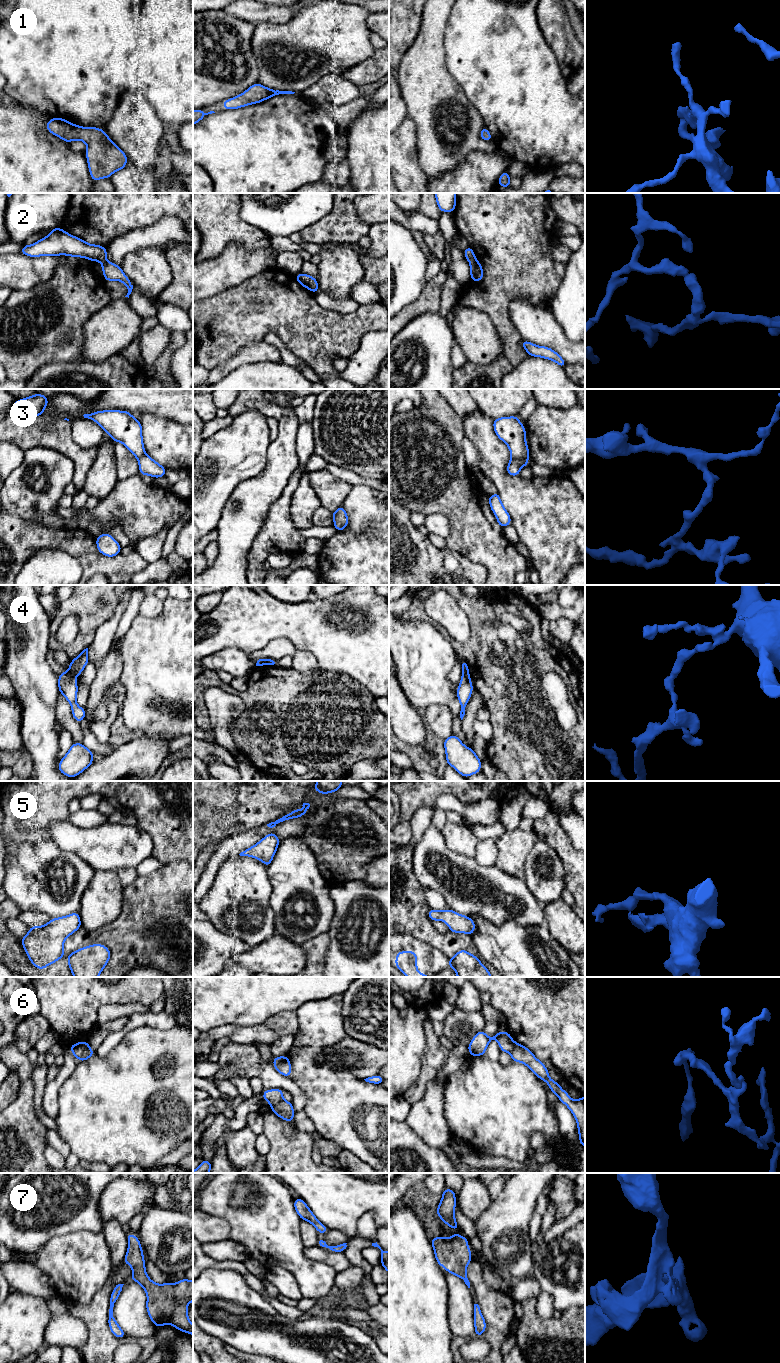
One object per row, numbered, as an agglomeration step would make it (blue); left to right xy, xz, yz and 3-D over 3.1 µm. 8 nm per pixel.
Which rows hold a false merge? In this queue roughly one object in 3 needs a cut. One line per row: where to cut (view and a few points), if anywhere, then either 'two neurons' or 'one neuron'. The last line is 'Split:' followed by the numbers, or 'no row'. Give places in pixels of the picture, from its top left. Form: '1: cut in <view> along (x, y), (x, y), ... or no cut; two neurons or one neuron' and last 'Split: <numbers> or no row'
1: cut in xy along (81, 126), (78, 139); two neurons
2: no cut; one neuron
3: cut in yz along (527, 455), (511, 458); two neurons
4: cut in xy along (69, 670), (75, 675); two neurons
5: no cut; one neuron
6: cut in xy along (86, 1041), (83, 1052), (78, 1059); two neurons
7: no cut; one neuron
Split: 1, 3, 4, 6

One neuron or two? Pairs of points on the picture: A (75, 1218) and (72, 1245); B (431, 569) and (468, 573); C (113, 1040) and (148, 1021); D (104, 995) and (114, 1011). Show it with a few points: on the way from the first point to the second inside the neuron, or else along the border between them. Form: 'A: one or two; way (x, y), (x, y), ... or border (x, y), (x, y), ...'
A: two; border (98, 1232), (73, 1231), (51, 1238)
B: one; way (440, 571), (459, 573)
C: one; way (122, 1033), (134, 1021), (139, 1021)
D: two; border (133, 1001), (103, 1004), (98, 1009), (97, 1023)

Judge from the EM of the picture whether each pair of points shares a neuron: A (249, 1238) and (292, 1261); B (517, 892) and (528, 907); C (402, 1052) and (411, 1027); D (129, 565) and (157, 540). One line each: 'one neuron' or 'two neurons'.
A: one neuron
B: one neuron
C: one neuron
D: two neurons

